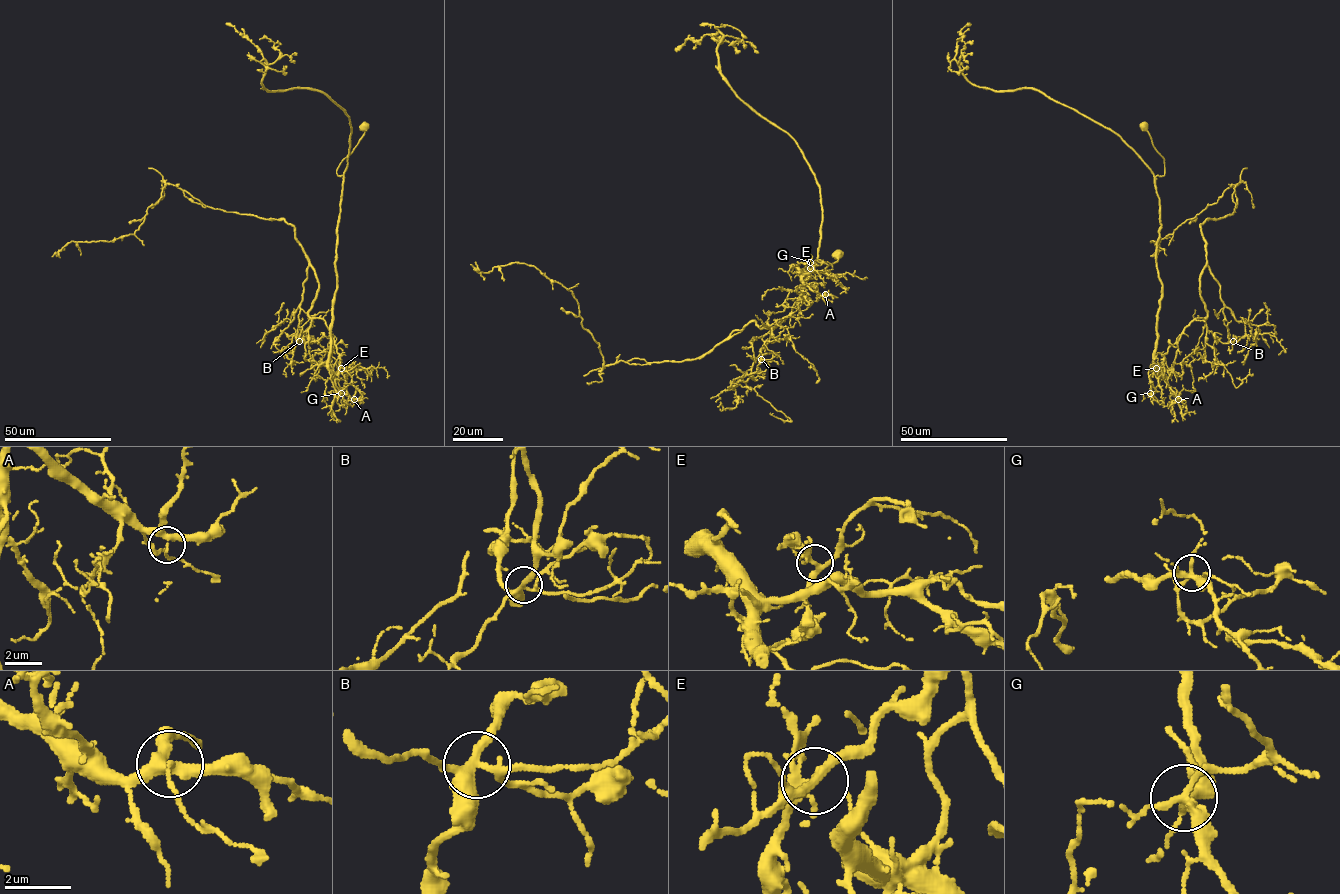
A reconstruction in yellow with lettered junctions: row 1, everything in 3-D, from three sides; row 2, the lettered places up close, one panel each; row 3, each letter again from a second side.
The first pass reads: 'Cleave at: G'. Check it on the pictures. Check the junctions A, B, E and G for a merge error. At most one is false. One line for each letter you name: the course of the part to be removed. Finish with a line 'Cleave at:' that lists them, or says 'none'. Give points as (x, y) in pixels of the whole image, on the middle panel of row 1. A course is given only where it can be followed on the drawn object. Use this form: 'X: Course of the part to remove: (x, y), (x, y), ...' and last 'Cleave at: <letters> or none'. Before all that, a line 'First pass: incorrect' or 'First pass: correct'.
First pass: correct
G: Course of the part to remove: (810, 262), (823, 261), (773, 329), (783, 320), (695, 358), (605, 365), (570, 291), (533, 266), (475, 262)
Cleave at: G

